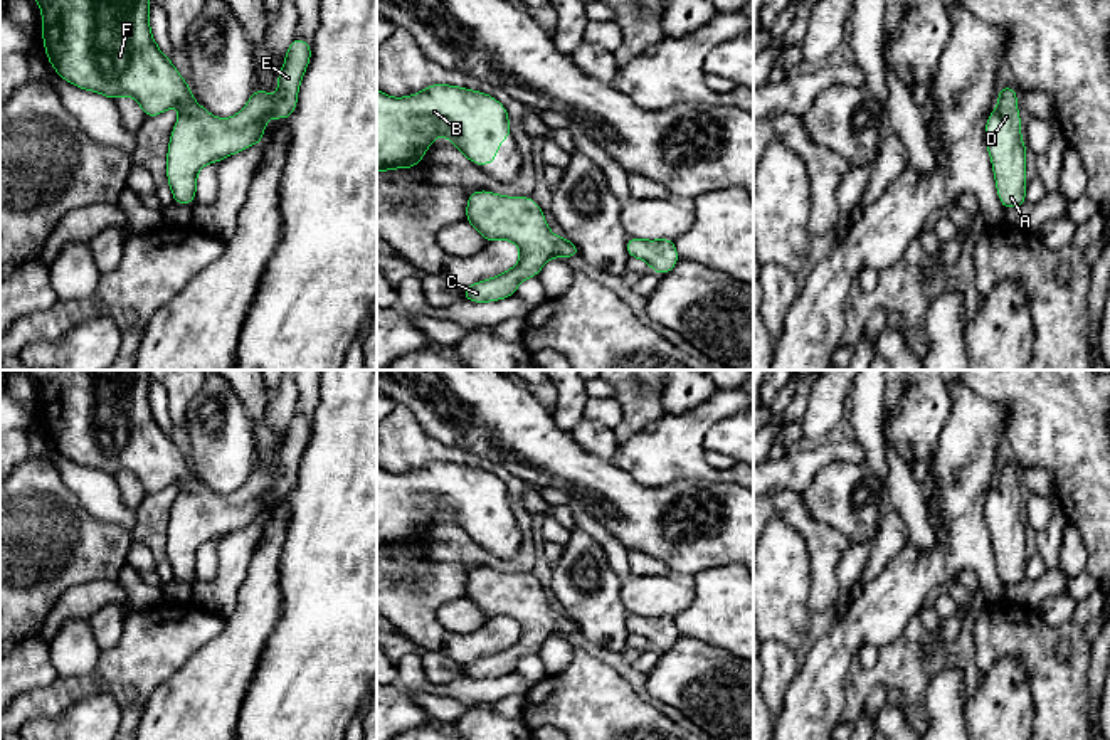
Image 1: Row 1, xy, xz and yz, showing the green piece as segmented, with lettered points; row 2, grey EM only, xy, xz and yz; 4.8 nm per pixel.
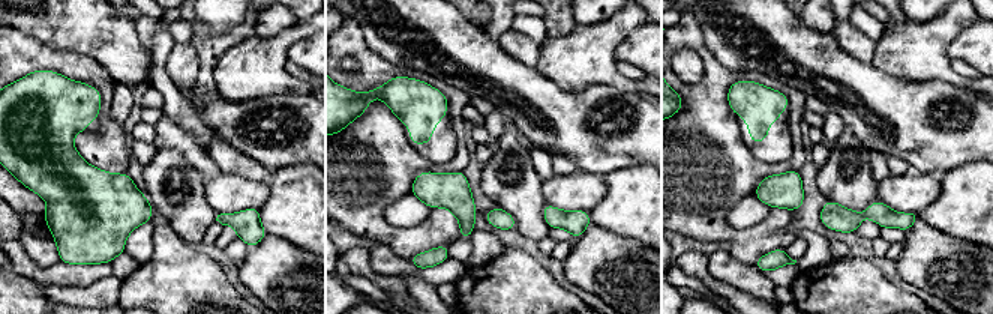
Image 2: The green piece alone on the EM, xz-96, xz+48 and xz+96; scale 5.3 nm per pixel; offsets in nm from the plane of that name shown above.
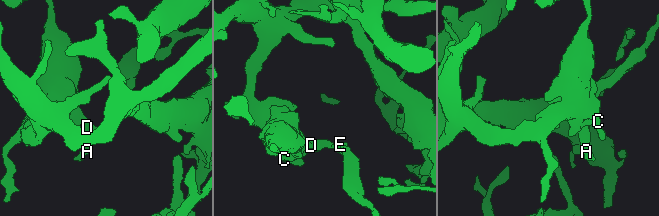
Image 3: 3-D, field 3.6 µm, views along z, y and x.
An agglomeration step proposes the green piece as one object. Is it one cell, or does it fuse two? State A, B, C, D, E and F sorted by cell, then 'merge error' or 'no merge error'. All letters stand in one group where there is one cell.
groups A B C D E F; no merge error

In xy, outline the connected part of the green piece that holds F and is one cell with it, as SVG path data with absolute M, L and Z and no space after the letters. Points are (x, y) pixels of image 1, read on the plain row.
M30 370L30 373L42 385L40 410L47 436L69 461L113 478L119 473L131 473L146 494L158 493L172 483L180 484L166 530L173 582L197 579L197 548L202 543L259 521L271 493L288 496L296 486L299 461L311 436L311 422L303 415L294 414L284 429L286 437L276 457L279 471L271 473L256 464L240 489L222 496L212 493L192 474L190 462L156 422L150 409L150 370Z

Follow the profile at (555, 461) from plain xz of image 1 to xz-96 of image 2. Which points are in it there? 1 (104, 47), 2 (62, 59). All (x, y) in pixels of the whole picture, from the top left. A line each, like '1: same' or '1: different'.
1: same
2: different

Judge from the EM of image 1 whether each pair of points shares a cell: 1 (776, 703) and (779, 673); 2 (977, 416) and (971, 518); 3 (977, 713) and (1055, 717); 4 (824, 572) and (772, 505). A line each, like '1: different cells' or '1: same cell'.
1: same cell
2: same cell
3: different cells
4: same cell

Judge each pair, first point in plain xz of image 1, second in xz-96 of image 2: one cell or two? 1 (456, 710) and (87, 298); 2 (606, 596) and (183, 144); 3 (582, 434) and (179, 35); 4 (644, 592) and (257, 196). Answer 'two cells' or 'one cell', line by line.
1: one cell
2: two cells
3: two cells
4: one cell

